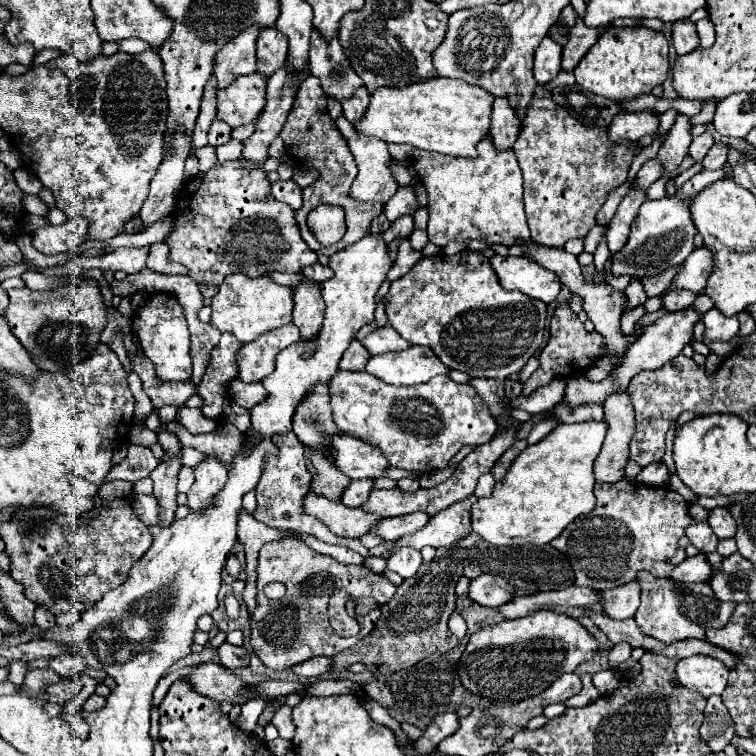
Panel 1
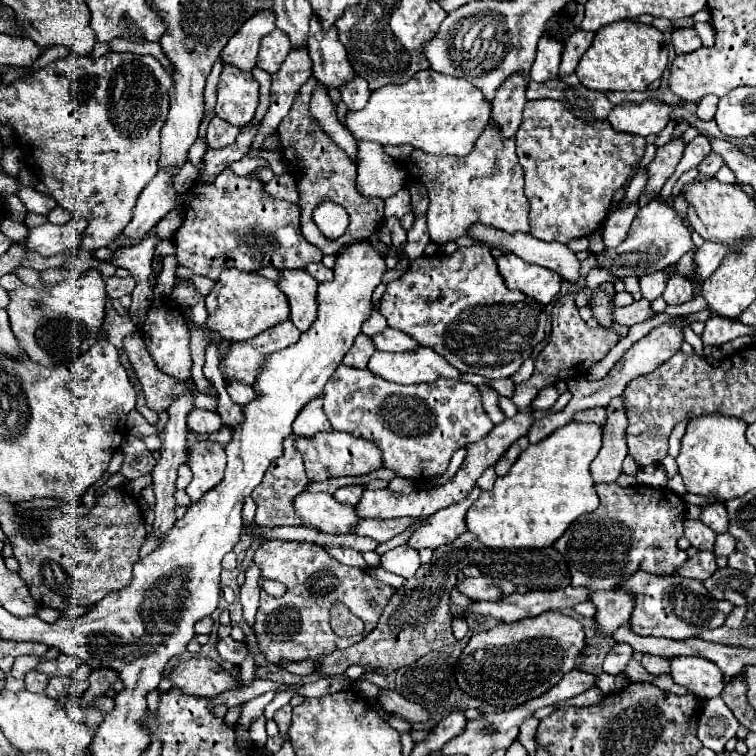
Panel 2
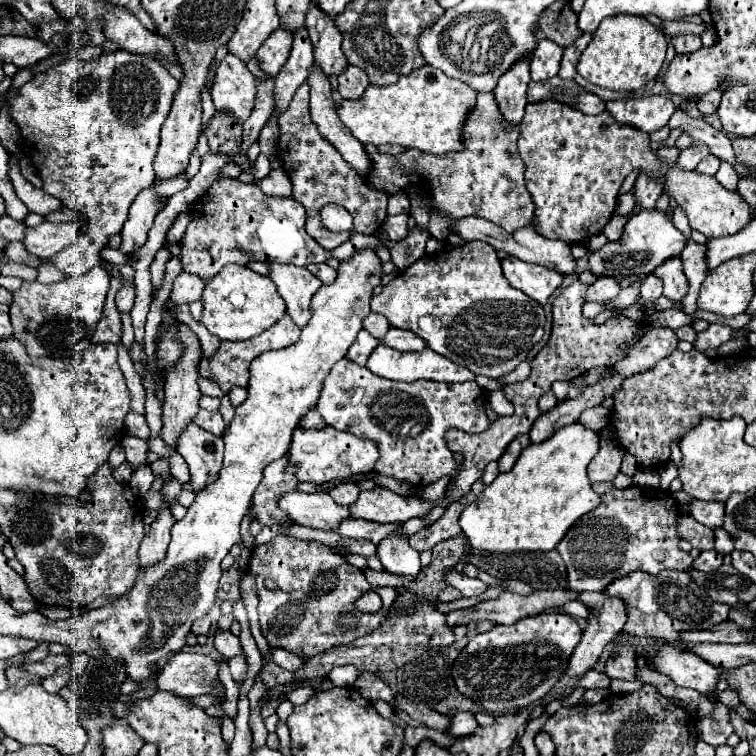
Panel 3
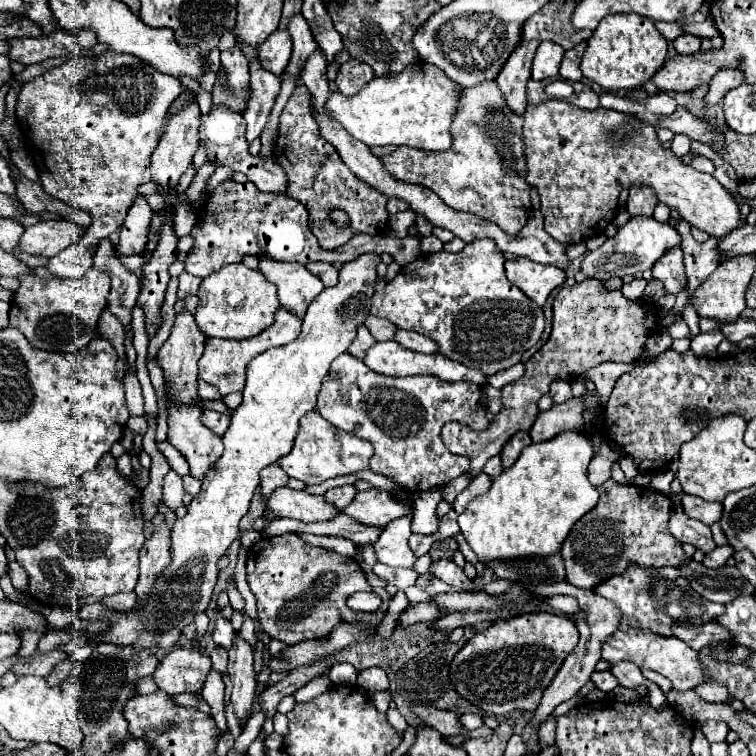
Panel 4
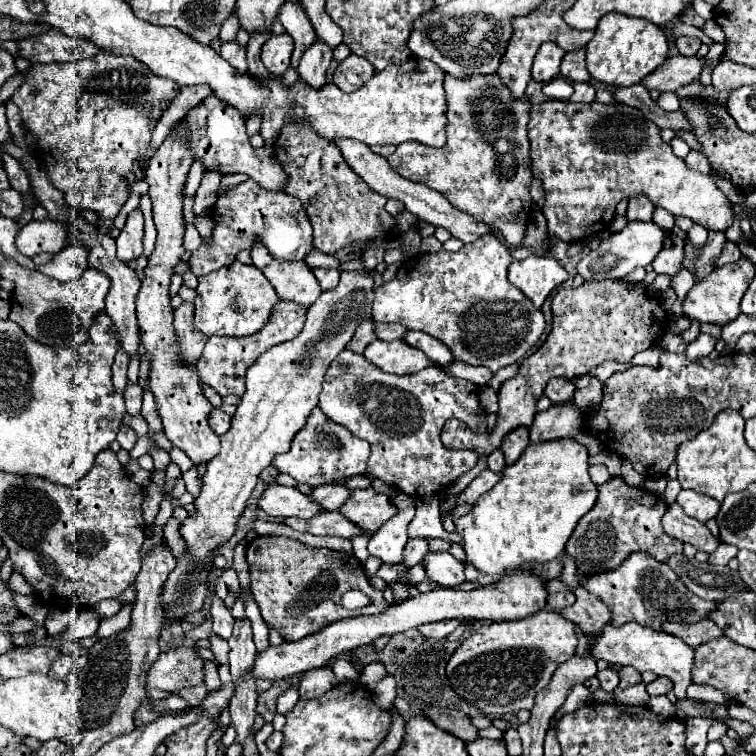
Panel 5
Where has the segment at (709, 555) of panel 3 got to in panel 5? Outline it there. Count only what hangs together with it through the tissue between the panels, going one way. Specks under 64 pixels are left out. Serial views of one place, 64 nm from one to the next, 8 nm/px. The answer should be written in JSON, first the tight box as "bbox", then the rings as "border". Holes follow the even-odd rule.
{"bbox":[708,542,738,566],"border":[[[722,542],[722,544],[716,548],[716,552],[712,552],[712,554],[710,554],[708,564],[712,564],[712,566],[728,564],[736,554],[738,554],[738,550],[736,550],[732,544],[724,544],[724,542]]]}

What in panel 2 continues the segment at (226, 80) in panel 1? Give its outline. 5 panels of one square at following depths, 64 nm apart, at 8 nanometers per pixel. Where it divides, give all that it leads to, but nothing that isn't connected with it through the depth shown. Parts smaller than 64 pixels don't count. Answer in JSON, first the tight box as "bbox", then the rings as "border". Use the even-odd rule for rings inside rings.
{"bbox":[220,10,274,72],"border":[[[268,10],[252,16],[224,46],[220,52],[222,64],[232,64],[244,72],[252,72],[260,48],[260,38],[274,30],[274,14]]]}

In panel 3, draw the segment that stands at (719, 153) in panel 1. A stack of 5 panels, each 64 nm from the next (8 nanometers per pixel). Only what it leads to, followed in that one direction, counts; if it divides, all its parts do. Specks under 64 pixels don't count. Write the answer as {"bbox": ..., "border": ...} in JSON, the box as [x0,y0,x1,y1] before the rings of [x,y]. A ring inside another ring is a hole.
{"bbox":[696,154,720,176],"border":[[[712,154],[706,156],[706,158],[696,166],[696,170],[700,170],[702,174],[712,174],[712,176],[718,172],[718,168],[720,168],[720,160],[718,160],[716,156],[712,156]]]}

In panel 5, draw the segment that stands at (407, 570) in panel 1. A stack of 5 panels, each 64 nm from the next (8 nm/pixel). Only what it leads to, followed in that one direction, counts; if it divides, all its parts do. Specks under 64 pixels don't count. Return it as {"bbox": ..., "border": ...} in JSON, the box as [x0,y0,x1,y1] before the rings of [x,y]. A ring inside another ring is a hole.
{"bbox":[368,494,414,564],"border":[[[398,494],[394,498],[398,514],[392,516],[378,532],[374,532],[368,552],[380,558],[384,564],[402,564],[404,548],[408,542],[408,524],[414,518],[414,498],[408,494]]]}

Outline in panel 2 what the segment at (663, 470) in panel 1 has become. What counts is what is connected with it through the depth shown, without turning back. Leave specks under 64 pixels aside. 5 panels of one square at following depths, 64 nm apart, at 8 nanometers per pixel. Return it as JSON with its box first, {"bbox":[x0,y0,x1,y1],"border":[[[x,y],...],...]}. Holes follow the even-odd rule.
{"bbox":[636,464,668,488],"border":[[[662,464],[640,468],[638,474],[636,474],[636,482],[646,484],[646,486],[654,486],[654,488],[666,488],[666,484],[668,484],[666,470],[664,470]]]}

